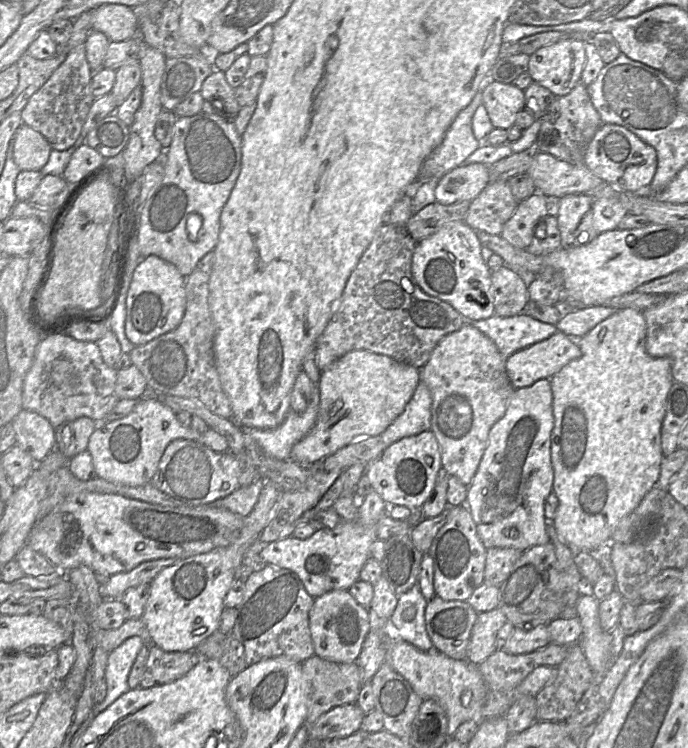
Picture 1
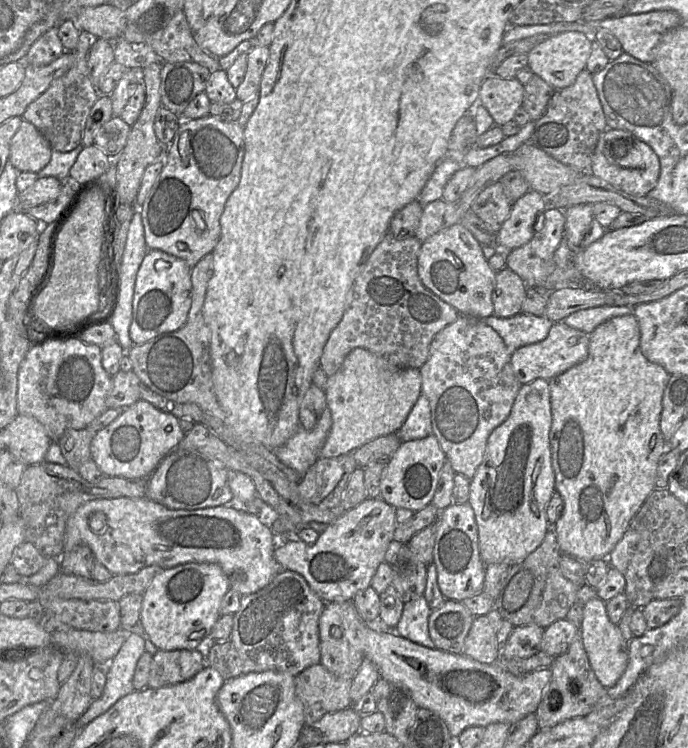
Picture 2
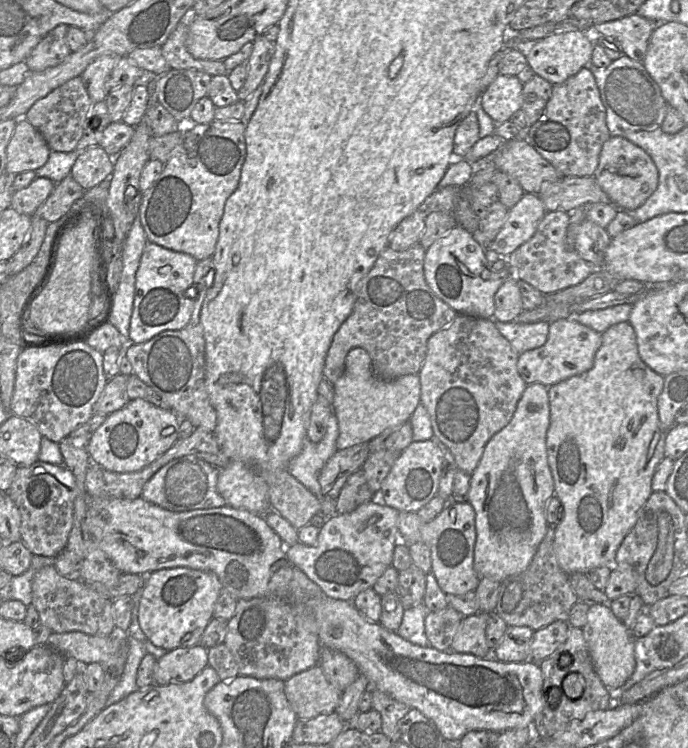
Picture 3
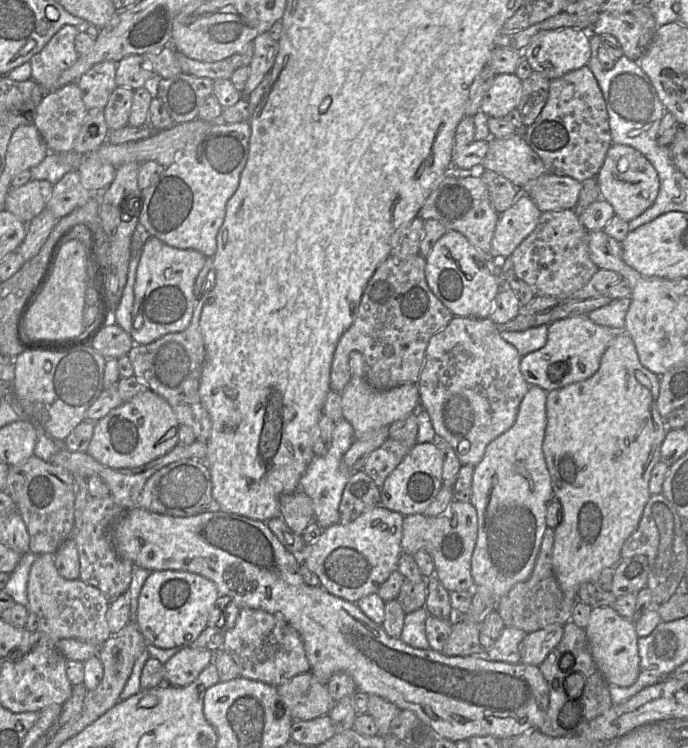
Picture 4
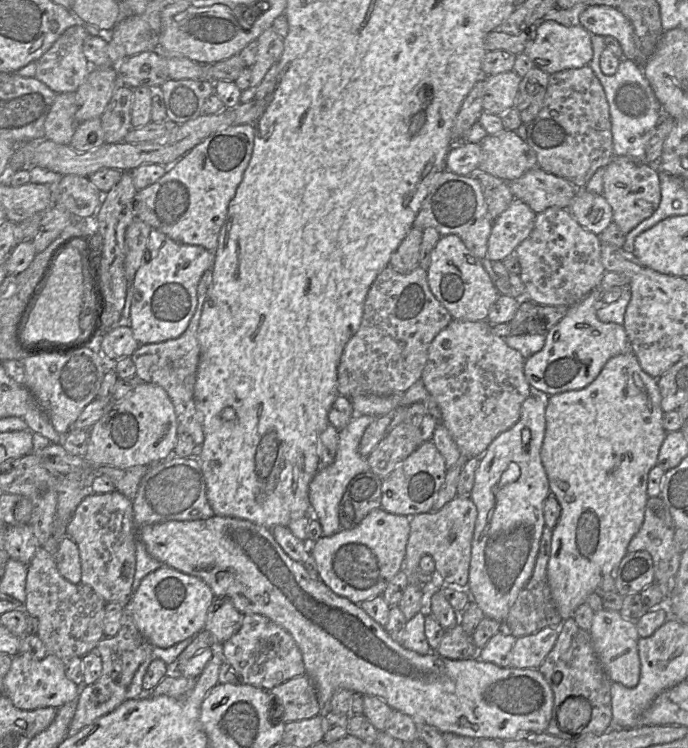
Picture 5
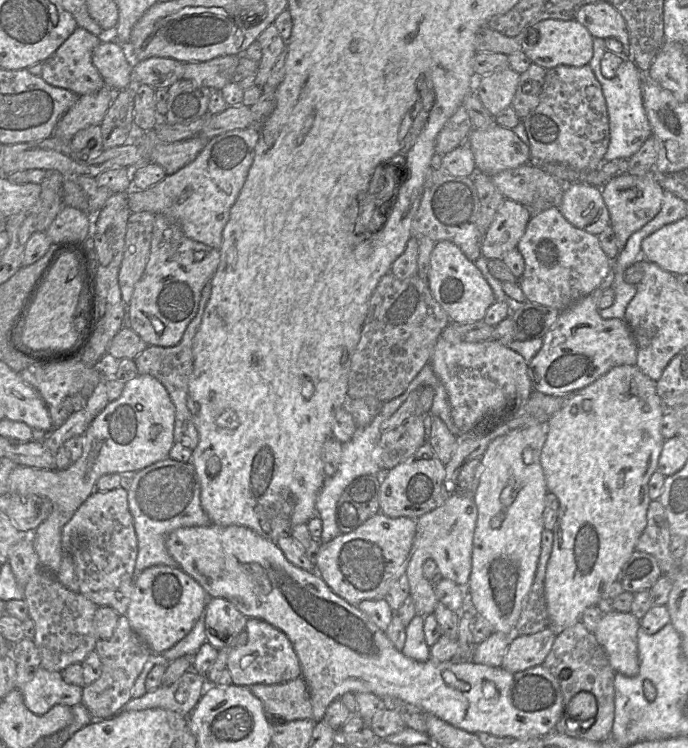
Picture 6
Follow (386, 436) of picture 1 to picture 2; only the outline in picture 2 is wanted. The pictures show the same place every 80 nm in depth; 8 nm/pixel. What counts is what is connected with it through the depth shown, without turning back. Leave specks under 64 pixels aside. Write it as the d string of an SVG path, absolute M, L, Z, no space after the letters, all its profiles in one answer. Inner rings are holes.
M420 394L396 435L402 442L432 435L430 405L423 394Z

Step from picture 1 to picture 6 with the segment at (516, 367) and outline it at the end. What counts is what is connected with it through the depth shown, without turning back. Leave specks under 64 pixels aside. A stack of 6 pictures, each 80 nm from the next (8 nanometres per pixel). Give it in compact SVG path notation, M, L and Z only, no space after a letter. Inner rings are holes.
M601 286L580 301L561 311L555 324L543 337L543 346L528 363L528 375L533 389L552 396L568 396L596 381L619 365L637 364L637 344L624 319L604 319L599 313L599 299L607 286Z

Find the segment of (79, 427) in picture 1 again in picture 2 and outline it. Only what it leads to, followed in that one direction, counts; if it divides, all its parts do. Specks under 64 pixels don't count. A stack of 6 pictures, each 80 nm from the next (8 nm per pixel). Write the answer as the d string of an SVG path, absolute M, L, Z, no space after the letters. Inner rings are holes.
M84 428L69 429L58 439L57 444L66 459L66 465L77 471L91 458L90 445L93 437L93 433Z

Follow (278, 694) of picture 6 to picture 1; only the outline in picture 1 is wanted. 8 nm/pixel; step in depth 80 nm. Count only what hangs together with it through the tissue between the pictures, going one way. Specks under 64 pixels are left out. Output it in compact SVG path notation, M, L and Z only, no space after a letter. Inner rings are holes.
M313 655L302 663L302 671L310 683L309 707L304 723L306 725L312 725L323 713L334 707L356 703L364 685L356 662L335 663Z

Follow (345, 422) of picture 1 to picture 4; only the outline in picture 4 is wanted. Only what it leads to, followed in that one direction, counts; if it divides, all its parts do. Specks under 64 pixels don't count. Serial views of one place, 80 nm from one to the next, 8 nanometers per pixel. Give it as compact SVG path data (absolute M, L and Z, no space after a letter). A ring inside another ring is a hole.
M358 351L350 353L348 366L350 379L340 393L341 411L343 419L351 424L355 439L384 426L389 426L412 412L417 412L420 406L417 384L404 384L388 390L373 388L364 379L364 358Z

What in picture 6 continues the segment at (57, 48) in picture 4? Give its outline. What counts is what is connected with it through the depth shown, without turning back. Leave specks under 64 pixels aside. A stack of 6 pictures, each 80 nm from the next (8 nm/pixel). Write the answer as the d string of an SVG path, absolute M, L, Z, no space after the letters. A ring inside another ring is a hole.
M77 27L59 48L42 63L41 78L49 85L69 90L78 96L99 91L105 84L92 64L93 50L100 41L96 35Z

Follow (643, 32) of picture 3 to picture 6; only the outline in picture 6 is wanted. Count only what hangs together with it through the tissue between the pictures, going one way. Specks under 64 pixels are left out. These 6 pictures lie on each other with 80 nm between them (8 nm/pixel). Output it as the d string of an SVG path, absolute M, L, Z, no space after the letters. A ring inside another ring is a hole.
M609 2L584 5L577 13L576 21L585 26L593 38L616 38L624 48L624 57L629 57L630 42L626 21Z

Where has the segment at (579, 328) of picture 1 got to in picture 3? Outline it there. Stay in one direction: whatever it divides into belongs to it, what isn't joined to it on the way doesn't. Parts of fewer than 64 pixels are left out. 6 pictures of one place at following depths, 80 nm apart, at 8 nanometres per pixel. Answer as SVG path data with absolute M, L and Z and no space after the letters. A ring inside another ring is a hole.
M620 304L600 310L574 313L570 318L599 333L603 333L614 324L628 321L632 306L631 304Z

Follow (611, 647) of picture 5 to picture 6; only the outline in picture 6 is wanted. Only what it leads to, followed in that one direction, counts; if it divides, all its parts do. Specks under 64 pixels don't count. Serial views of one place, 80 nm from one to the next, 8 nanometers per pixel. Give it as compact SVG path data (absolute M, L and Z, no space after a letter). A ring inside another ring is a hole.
M613 611L602 615L593 633L615 672L627 677L639 673L637 633L639 619L631 613Z

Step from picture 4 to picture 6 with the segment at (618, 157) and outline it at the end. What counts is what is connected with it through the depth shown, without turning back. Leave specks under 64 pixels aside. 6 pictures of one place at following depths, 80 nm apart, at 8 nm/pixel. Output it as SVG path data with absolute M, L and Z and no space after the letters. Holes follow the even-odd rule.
M651 171L645 175L632 175L627 172L618 174L601 188L602 196L610 214L610 225L614 229L620 251L629 237L651 221L660 211L664 189L659 175Z

